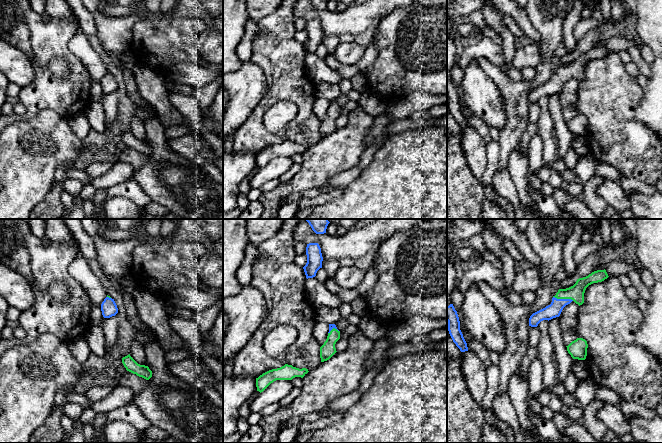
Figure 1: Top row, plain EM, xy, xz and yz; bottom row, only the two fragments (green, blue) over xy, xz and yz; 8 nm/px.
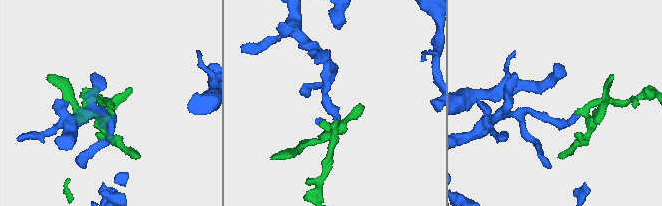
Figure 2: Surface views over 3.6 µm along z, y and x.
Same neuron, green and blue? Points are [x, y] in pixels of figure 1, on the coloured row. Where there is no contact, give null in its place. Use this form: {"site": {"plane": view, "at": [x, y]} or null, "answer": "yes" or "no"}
{"site": {"plane": "yz", "at": [563, 298]}, "answer": "yes"}

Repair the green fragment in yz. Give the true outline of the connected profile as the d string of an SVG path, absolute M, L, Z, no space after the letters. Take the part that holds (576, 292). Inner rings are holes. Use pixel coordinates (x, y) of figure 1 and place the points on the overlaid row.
M597 270L586 277L577 279L576 283L566 289L559 289L552 298L550 305L533 313L529 318L529 326L537 327L543 320L551 320L559 317L563 308L574 301L579 306L584 303L584 293L586 288L593 284L602 282L609 276L606 270Z

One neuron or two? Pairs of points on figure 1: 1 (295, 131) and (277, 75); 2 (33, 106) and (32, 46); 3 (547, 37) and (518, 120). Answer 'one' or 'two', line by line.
1: one
2: one
3: one

